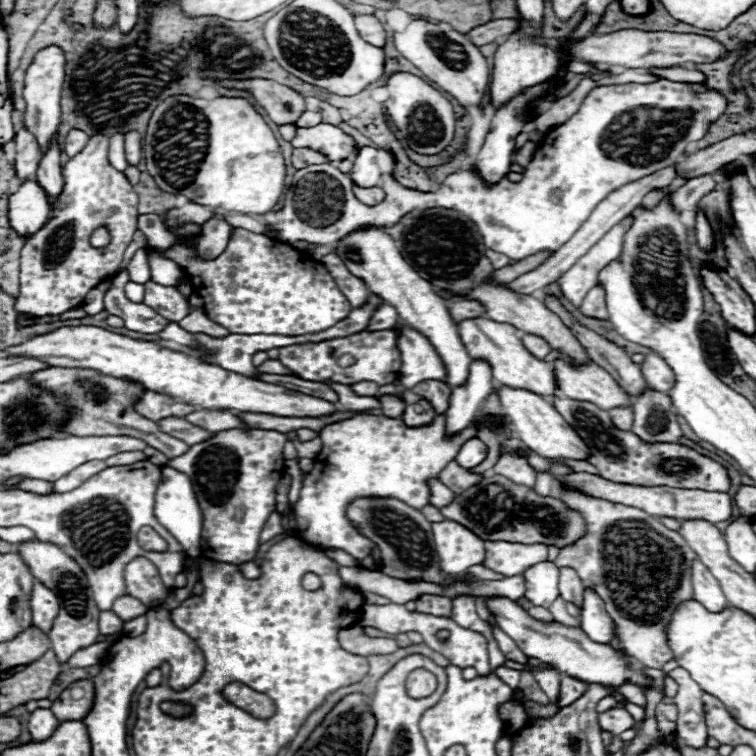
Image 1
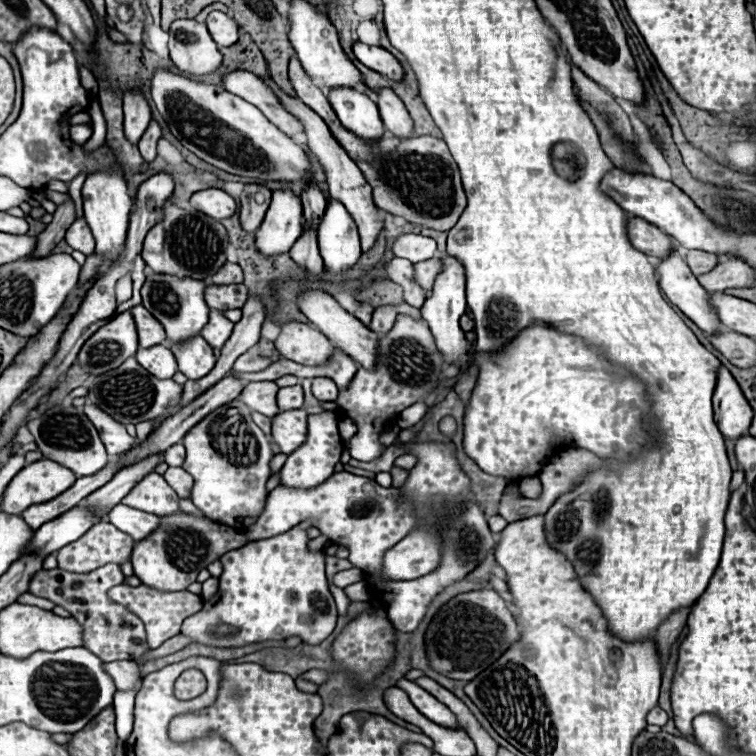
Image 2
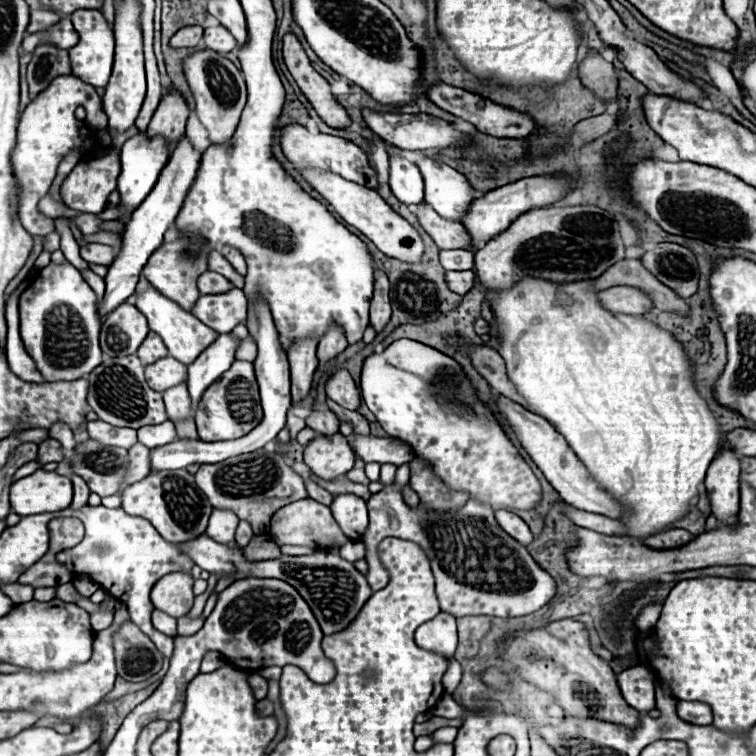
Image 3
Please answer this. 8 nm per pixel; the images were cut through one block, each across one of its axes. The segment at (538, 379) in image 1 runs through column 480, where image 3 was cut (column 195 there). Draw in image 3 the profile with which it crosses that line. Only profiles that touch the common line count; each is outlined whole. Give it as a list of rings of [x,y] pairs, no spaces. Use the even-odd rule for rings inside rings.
[[[150,286],[144,294],[138,296],[136,308],[148,318],[150,330],[156,332],[156,334],[164,340],[164,344],[166,344],[166,348],[168,348],[168,354],[170,354],[172,358],[176,358],[178,362],[186,364],[186,366],[190,366],[190,364],[200,356],[200,352],[204,352],[204,350],[212,344],[212,340],[216,340],[216,334],[218,334],[218,332],[210,330],[206,324],[202,324],[202,322],[200,322],[196,316],[192,316],[190,312],[178,308],[178,304],[174,304],[172,300],[166,300],[166,296],[162,296],[162,294],[160,294],[158,290],[154,290],[152,286]]]

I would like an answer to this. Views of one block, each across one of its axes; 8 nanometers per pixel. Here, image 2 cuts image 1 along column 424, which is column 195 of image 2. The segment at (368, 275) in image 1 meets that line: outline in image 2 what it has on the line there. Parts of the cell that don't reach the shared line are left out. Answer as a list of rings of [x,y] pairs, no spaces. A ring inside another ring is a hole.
[[[150,274],[146,278],[142,286],[142,306],[150,310],[156,320],[162,322],[170,344],[186,342],[198,336],[200,330],[208,324],[204,288],[206,288],[206,282],[202,280],[178,280],[176,276],[158,276],[158,274]]]

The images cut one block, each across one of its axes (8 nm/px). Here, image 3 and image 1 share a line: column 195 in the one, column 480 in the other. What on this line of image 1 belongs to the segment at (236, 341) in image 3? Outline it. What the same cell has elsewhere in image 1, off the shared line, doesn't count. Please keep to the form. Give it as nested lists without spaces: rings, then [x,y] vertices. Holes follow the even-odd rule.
[[[474,360],[470,366],[470,376],[466,386],[452,388],[450,406],[446,416],[446,436],[460,434],[464,428],[470,426],[476,412],[482,408],[484,398],[492,392],[492,372],[490,366],[482,360]]]

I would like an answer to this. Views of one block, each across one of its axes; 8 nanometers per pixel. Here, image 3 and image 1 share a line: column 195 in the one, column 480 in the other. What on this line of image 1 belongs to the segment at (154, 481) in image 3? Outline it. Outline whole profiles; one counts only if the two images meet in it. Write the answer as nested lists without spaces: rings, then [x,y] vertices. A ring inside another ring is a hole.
[[[488,474],[476,488],[468,488],[468,492],[456,494],[448,506],[440,508],[440,514],[466,526],[482,540],[492,542],[504,540],[564,548],[576,544],[576,540],[586,534],[586,524],[580,512],[570,510],[560,498],[538,496],[532,488],[520,488],[520,484],[512,484],[512,480],[496,474]]]

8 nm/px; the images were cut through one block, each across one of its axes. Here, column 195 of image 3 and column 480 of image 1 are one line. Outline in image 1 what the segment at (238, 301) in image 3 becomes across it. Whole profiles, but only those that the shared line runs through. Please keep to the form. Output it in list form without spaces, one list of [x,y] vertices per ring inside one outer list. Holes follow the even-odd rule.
[[[456,300],[456,302],[448,302],[448,310],[450,310],[452,318],[456,320],[456,324],[460,320],[466,320],[466,318],[472,318],[472,316],[486,316],[482,304],[476,302],[476,300]]]

